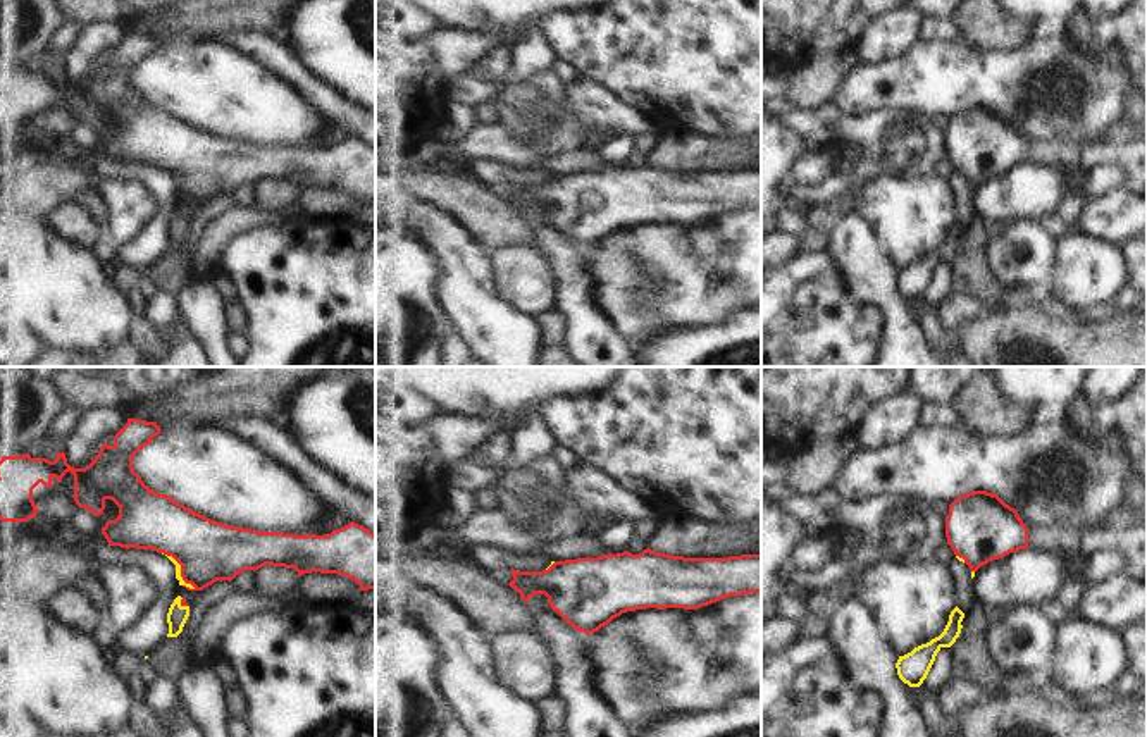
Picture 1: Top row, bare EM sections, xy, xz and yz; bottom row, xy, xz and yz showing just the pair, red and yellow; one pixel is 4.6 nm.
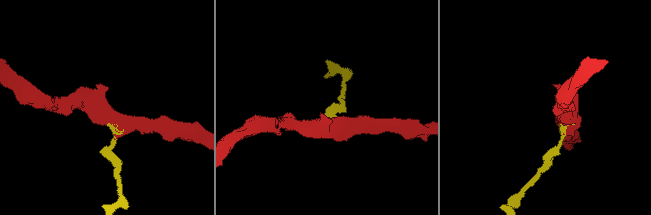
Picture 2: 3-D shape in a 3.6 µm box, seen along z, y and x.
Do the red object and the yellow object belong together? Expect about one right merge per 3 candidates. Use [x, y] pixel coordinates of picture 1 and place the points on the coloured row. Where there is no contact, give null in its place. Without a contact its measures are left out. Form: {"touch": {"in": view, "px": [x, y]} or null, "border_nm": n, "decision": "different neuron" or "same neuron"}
{"touch": {"in": "xy", "px": [181, 570]}, "border_nm": 240, "decision": "same neuron"}

